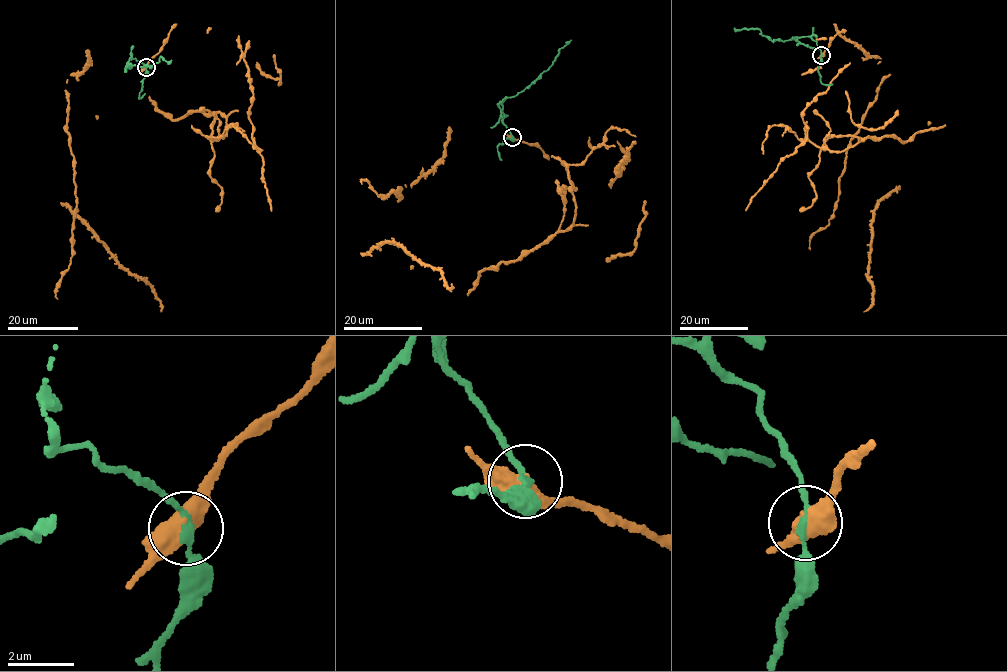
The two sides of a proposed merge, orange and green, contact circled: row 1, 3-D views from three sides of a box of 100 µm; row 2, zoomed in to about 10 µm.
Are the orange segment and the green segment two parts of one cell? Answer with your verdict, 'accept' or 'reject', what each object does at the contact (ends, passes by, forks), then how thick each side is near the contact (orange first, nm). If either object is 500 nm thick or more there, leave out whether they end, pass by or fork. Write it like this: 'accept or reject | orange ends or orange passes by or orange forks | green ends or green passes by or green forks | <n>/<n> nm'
reject | 600/190 nm

